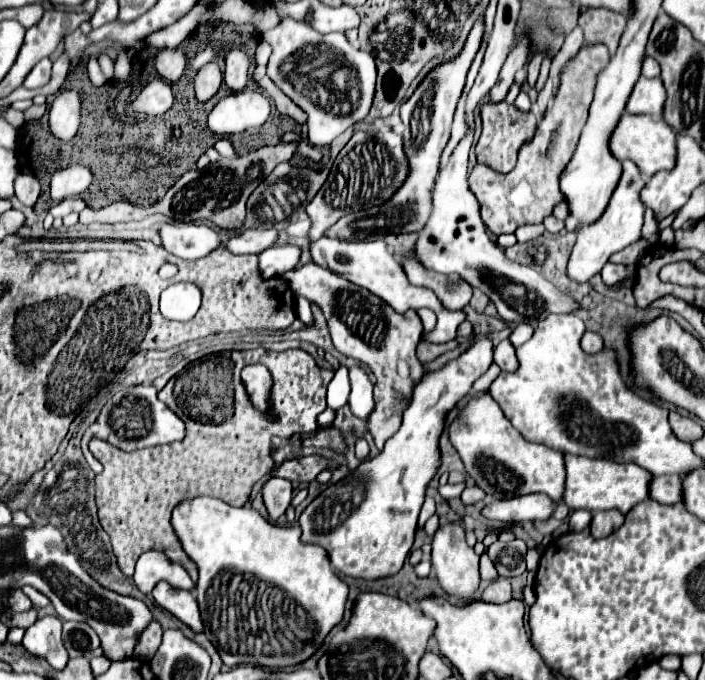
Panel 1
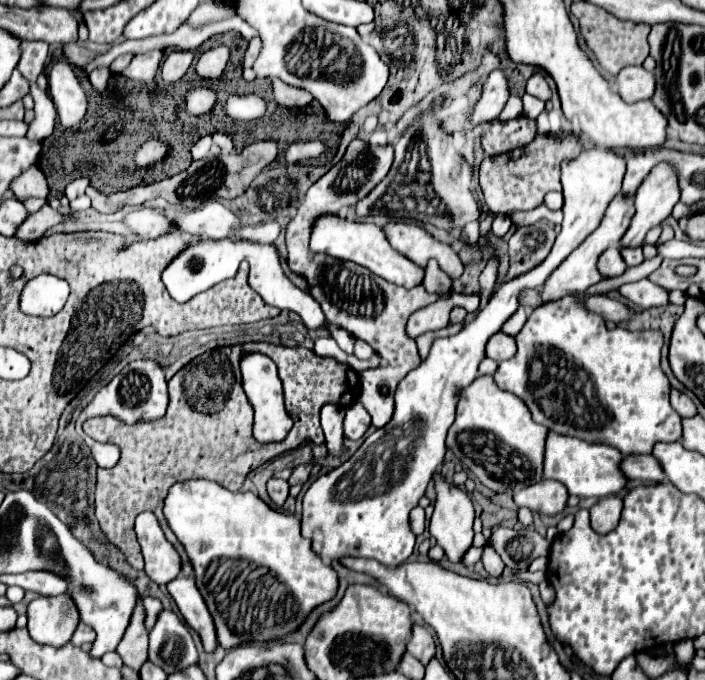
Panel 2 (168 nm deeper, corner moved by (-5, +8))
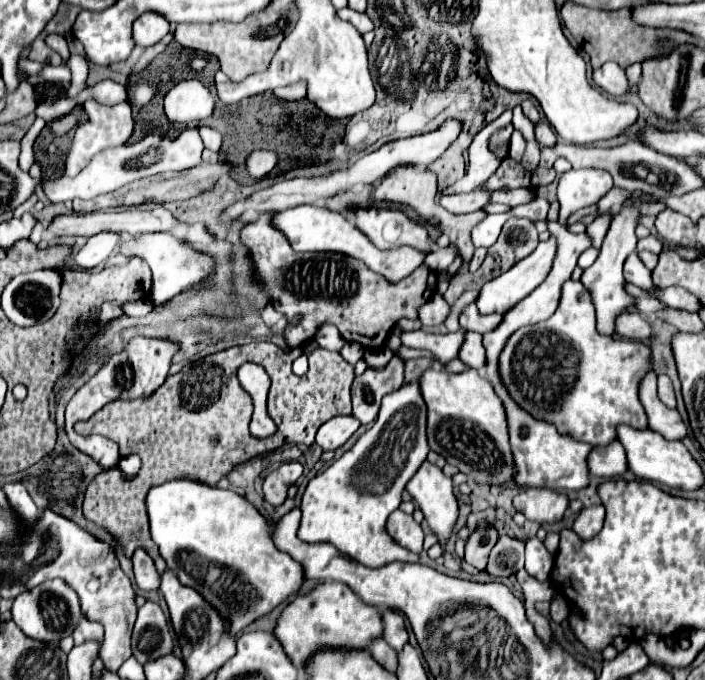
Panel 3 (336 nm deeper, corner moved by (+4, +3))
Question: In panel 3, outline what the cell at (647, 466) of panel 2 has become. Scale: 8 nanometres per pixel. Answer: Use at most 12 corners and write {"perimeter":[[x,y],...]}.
{"perimeter":[[619,441],[593,447],[587,455],[589,473],[603,479],[627,471]]}

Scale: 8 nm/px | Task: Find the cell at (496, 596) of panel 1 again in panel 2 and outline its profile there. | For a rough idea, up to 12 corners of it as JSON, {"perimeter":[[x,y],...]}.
{"perimeter":[[488,544],[484,546],[484,568],[500,578],[504,562]]}

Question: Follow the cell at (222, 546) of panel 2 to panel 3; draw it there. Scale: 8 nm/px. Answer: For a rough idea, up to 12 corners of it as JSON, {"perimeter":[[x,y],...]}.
{"perimeter":[[151,487],[167,569],[233,633],[301,587],[243,495]]}

